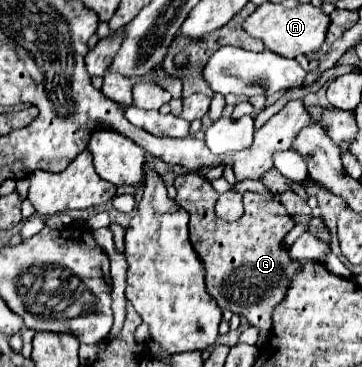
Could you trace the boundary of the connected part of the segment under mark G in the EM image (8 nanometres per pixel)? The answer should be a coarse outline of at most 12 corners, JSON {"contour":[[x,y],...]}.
{"contour":[[180,174],[174,198],[208,294],[260,328],[300,264],[280,248],[294,228],[276,198],[244,192],[220,220],[204,176]]}

